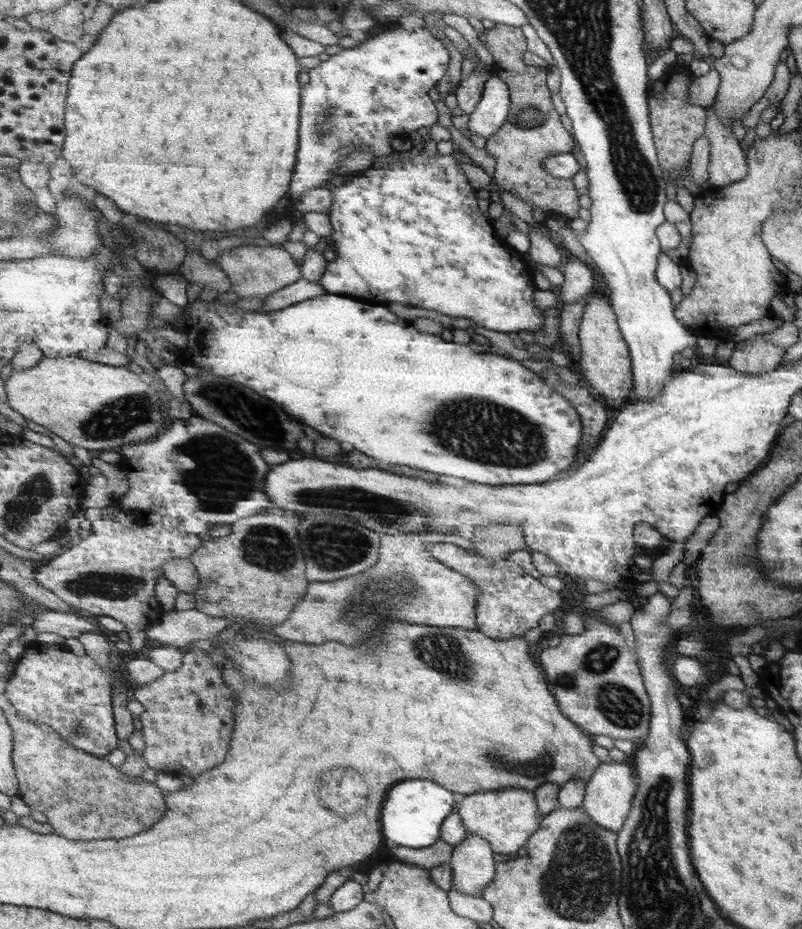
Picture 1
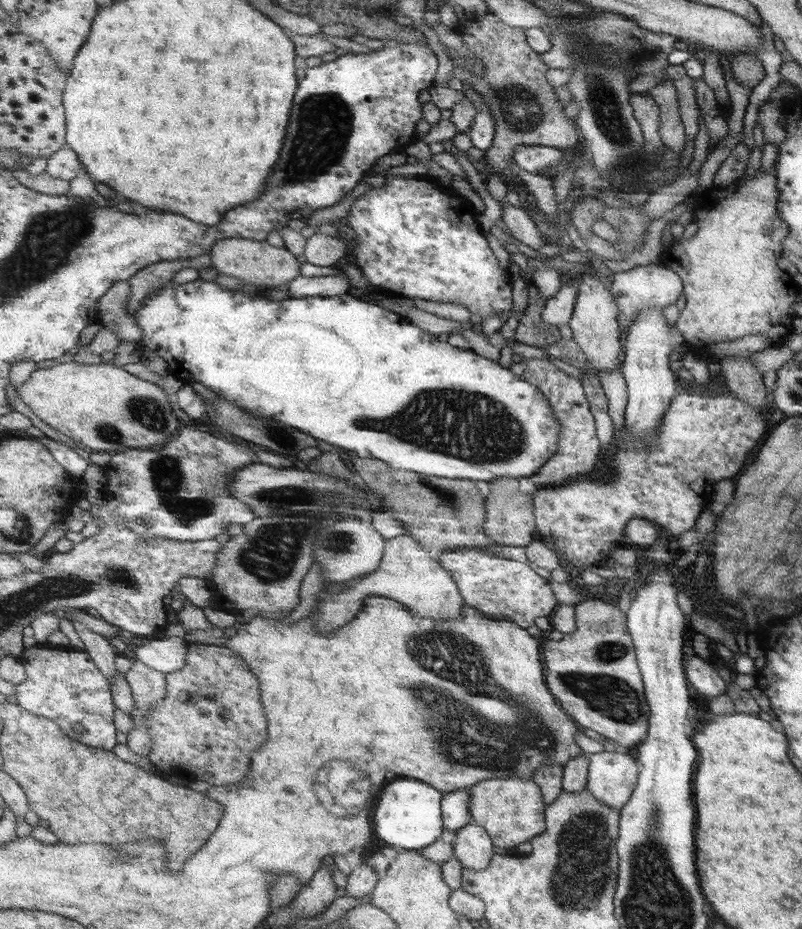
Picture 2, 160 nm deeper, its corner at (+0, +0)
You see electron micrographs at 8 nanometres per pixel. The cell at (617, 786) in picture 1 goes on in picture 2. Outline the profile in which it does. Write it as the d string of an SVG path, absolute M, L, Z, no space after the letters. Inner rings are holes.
M631 750L601 751L587 755L587 789L600 803L620 810L631 798L638 776Z

